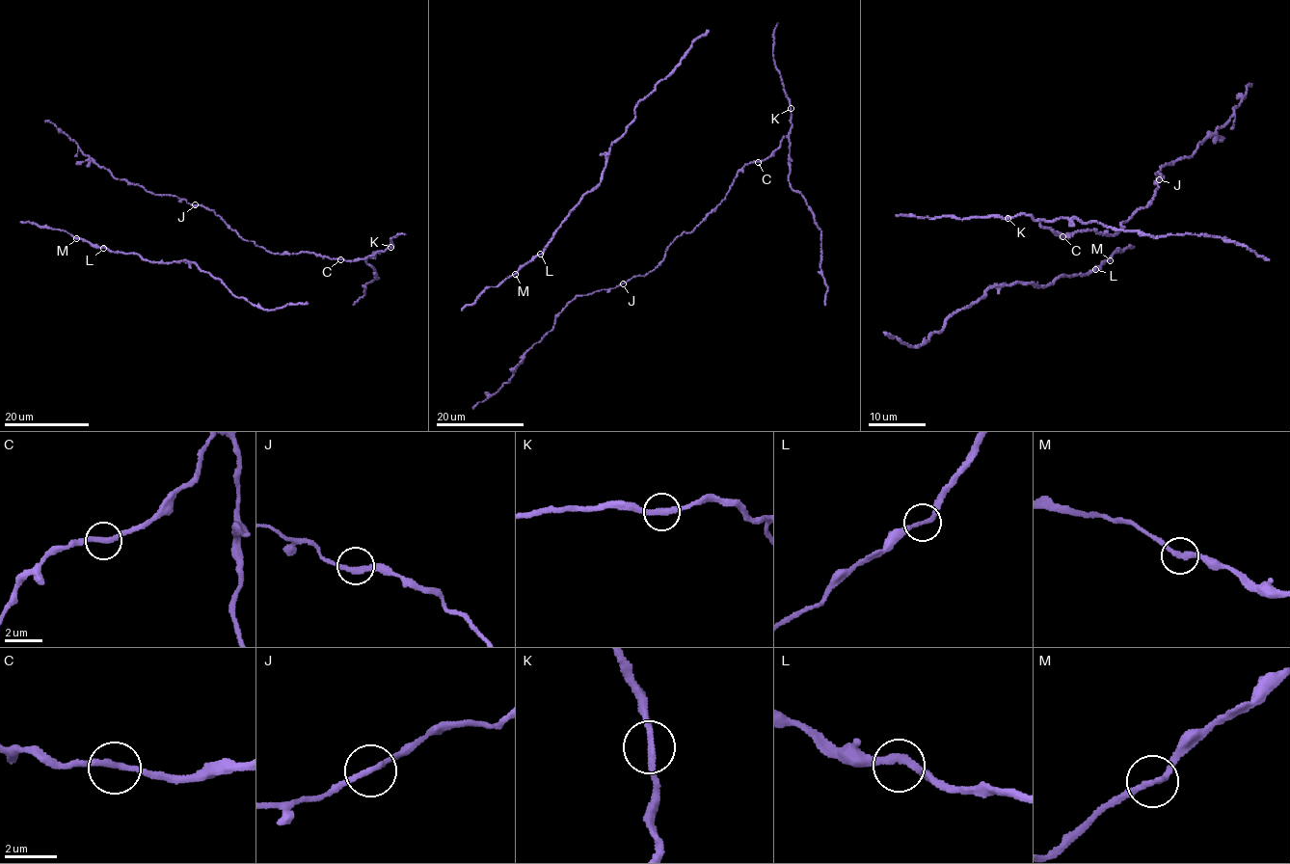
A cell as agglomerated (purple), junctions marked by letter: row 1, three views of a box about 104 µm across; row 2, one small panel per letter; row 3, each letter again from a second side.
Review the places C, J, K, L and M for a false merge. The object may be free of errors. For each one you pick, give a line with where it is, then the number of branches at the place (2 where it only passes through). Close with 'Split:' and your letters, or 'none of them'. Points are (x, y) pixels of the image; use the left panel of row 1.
Split: none of them

